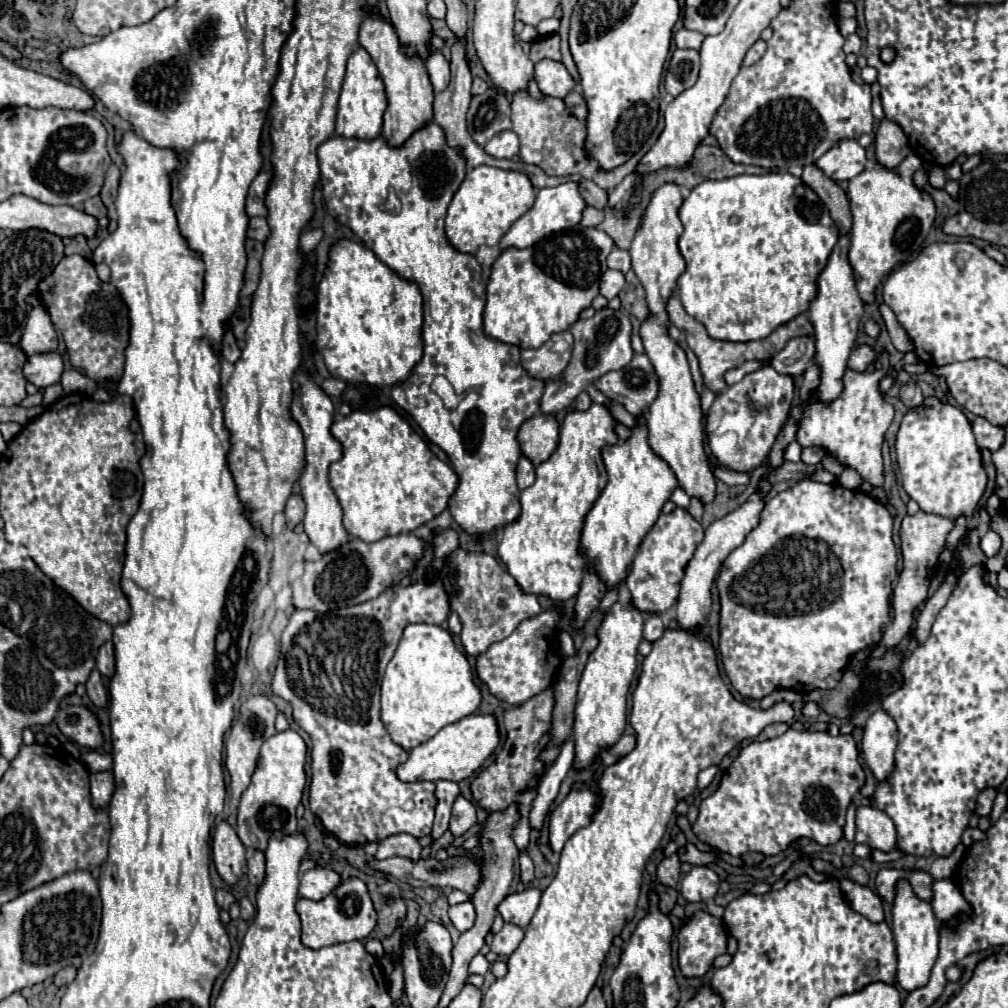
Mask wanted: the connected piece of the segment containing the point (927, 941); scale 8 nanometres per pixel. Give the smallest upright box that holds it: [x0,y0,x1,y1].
[892,881,940,993]

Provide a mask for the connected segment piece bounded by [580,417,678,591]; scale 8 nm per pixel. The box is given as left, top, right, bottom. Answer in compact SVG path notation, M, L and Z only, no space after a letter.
M640 417L640 425L632 429L632 437L628 441L604 447L602 459L608 471L608 483L586 515L580 553L586 557L588 565L590 561L598 561L598 573L606 577L606 585L610 585L608 591L612 591L620 589L628 577L638 545L654 527L662 505L670 499L672 491L678 487L678 481L668 463L654 455L654 451L648 447L644 417Z

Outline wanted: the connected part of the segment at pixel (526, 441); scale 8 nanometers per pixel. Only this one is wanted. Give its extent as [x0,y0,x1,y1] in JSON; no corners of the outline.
[518,415,558,467]

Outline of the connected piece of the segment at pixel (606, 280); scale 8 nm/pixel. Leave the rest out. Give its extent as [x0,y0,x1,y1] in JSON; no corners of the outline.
[600,269,626,299]

